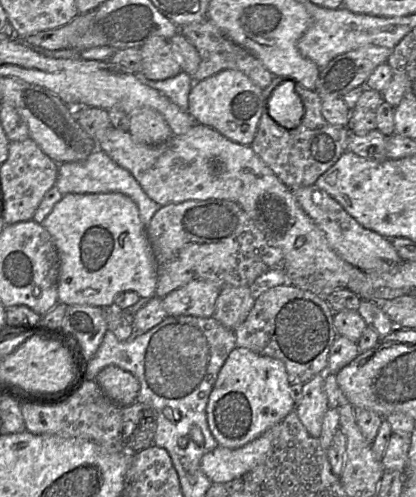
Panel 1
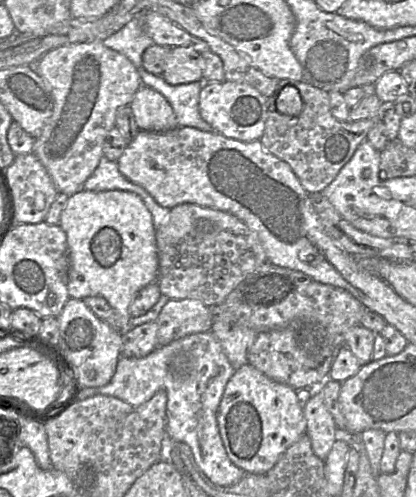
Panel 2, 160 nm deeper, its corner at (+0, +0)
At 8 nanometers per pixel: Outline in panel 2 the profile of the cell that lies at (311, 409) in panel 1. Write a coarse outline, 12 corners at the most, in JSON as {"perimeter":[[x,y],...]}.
{"perimeter":[[317,387],[303,408],[314,453],[327,458],[339,429]]}

